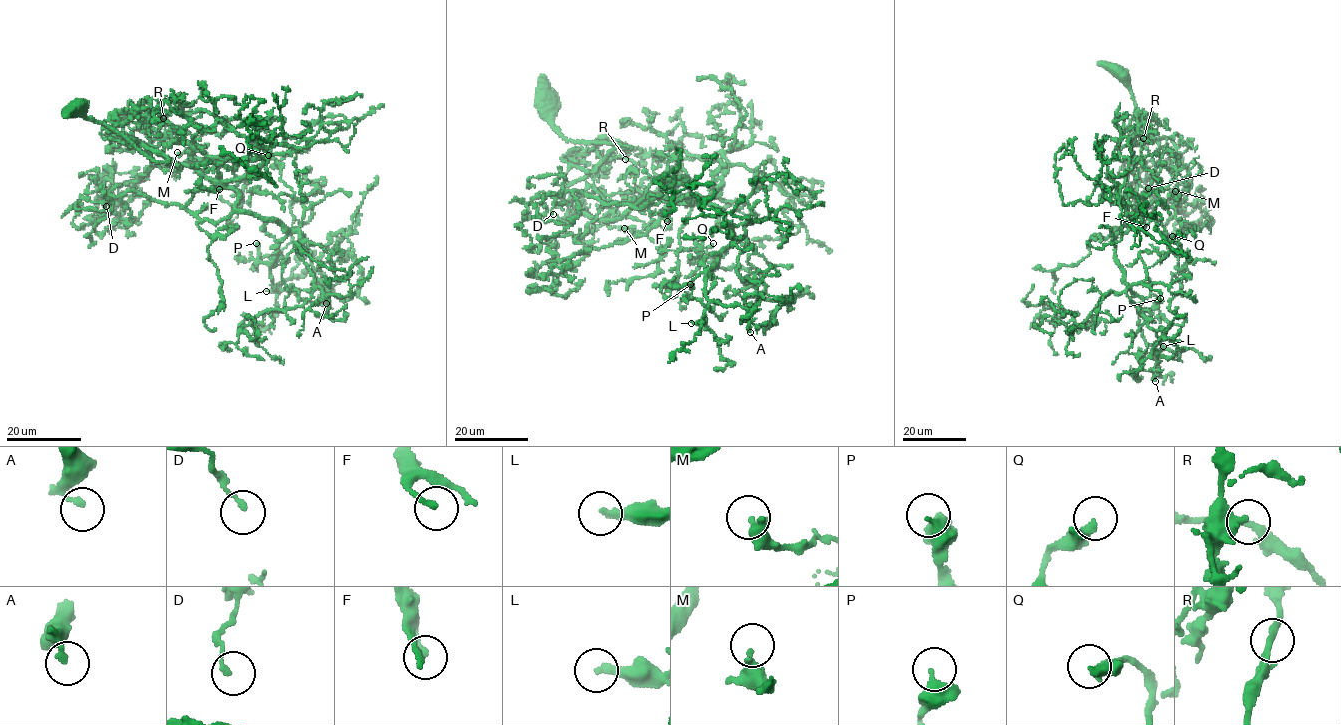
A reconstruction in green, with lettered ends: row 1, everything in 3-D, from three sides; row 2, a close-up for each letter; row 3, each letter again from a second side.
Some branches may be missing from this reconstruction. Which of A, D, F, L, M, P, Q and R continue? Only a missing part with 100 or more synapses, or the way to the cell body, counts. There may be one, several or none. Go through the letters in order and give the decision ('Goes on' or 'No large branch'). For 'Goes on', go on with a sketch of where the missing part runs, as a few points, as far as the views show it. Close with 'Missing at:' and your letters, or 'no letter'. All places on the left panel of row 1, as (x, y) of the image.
A: No large branch
D: No large branch
F: No large branch
L: No large branch
M: No large branch
P: No large branch
Q: No large branch
R: No large branch
Missing at: no letter

